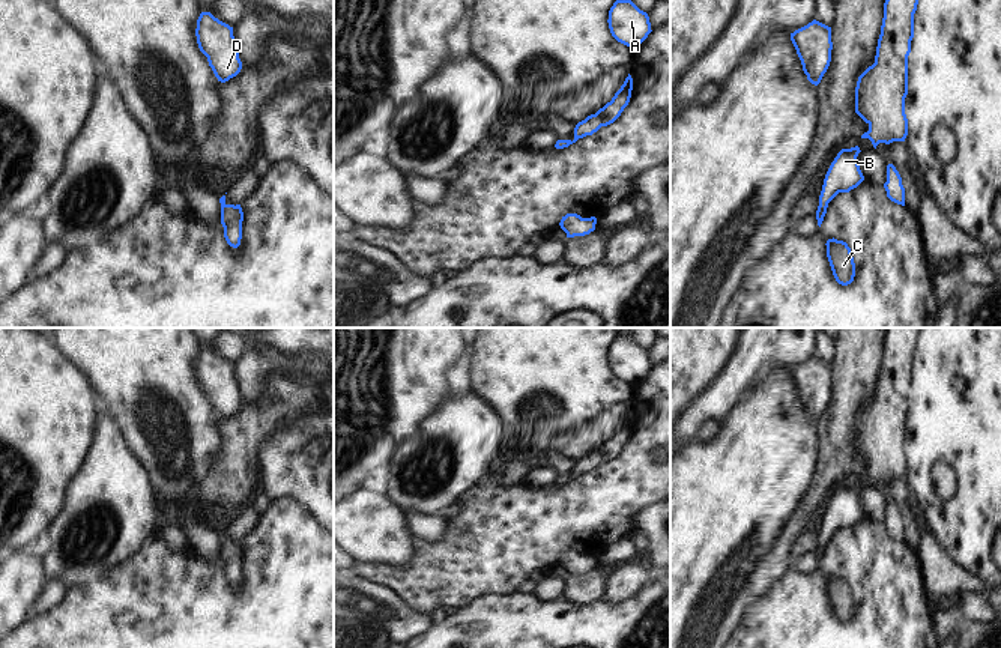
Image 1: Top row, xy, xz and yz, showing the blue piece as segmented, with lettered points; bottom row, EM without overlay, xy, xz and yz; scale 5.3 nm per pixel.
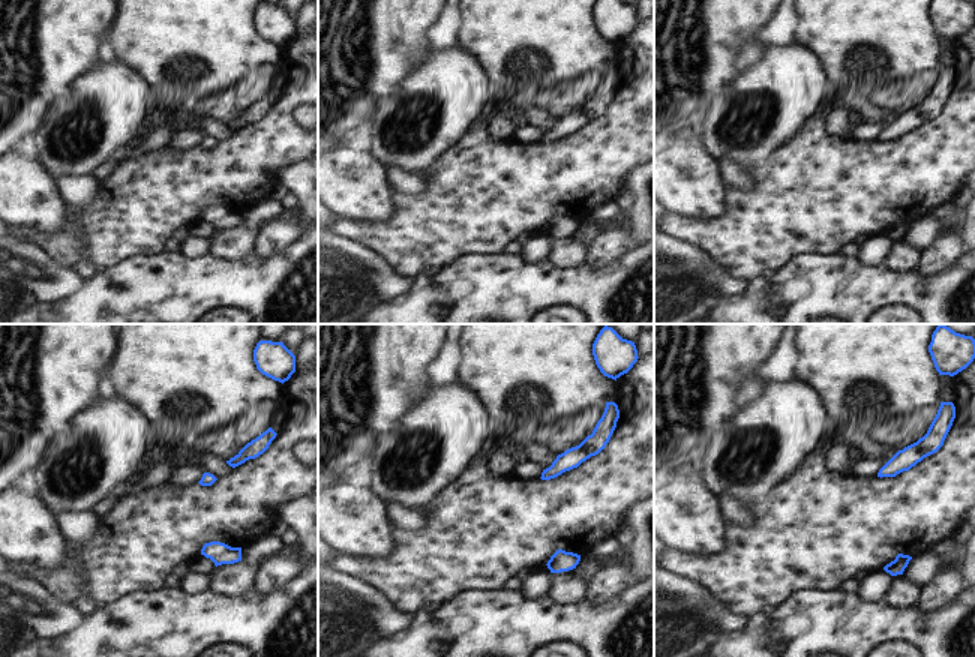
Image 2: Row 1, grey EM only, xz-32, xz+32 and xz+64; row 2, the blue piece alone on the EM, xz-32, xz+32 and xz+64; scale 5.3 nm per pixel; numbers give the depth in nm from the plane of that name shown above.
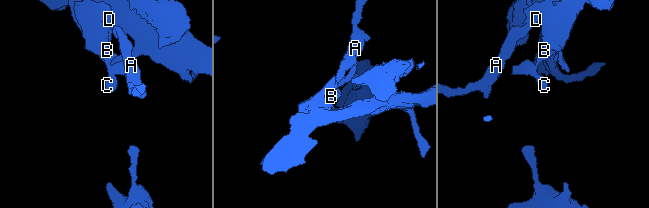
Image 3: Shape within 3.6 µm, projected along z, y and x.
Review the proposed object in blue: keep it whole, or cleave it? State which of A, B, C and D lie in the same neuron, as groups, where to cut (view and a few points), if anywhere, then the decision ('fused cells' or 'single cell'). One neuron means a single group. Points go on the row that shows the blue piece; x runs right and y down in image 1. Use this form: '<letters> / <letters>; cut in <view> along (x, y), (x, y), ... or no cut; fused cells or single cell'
A B C D; no cut; single cell

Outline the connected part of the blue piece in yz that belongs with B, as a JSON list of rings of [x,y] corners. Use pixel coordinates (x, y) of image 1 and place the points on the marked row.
[[[858,146],[851,149],[842,149],[831,162],[824,179],[822,191],[819,195],[819,206],[816,210],[816,220],[819,227],[827,213],[828,203],[839,192],[849,192],[864,180],[864,176],[857,162],[857,156],[860,152],[861,150]]]

